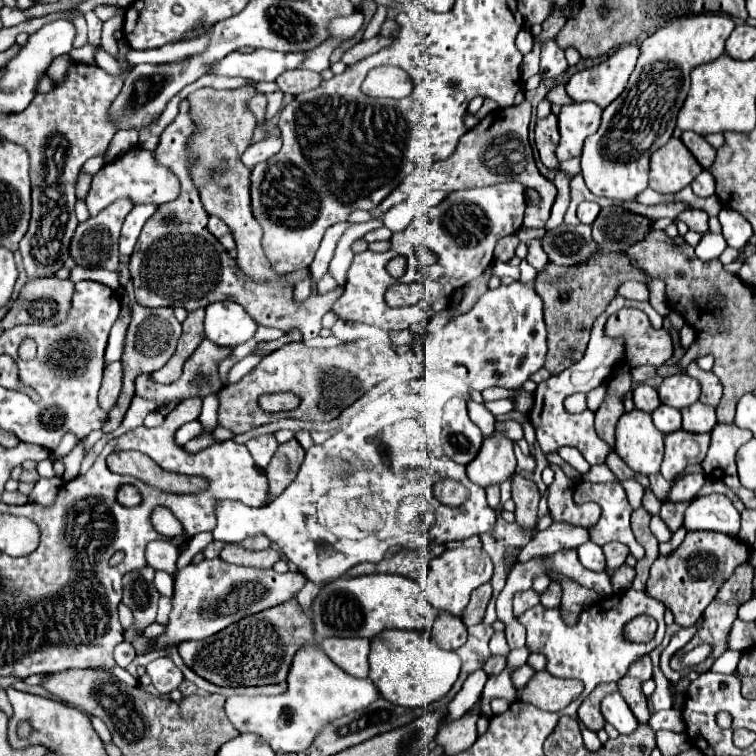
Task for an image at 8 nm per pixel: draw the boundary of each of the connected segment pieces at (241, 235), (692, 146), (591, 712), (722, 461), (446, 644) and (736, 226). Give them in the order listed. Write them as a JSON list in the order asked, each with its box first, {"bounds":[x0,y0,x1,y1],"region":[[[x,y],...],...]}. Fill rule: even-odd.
[{"bounds":[186,85,310,287],"region":[[[248,85],[234,91],[202,87],[188,95],[190,119],[196,127],[190,137],[190,145],[186,145],[190,149],[190,155],[194,157],[194,161],[190,163],[190,177],[198,187],[200,201],[206,213],[220,217],[230,227],[236,241],[236,263],[240,271],[246,273],[252,281],[286,279],[292,287],[296,287],[300,281],[306,279],[310,269],[306,267],[288,275],[276,275],[260,245],[262,227],[258,225],[250,209],[250,169],[242,165],[240,157],[244,149],[252,143],[252,133],[256,129],[256,117],[254,113],[250,113],[250,109],[246,109],[246,99],[254,97],[256,93],[258,91],[252,85]]]},{"bounds":[682,131,716,169],"region":[[[684,131],[682,133],[682,143],[690,149],[690,153],[696,157],[696,161],[708,169],[712,163],[714,163],[714,157],[716,157],[716,149],[698,133],[692,133],[692,131]]]},{"bounds":[578,683,618,731],"region":[[[606,683],[606,685],[598,685],[584,701],[582,701],[582,705],[580,705],[580,709],[578,709],[578,719],[590,729],[590,731],[600,731],[602,727],[604,727],[604,717],[602,717],[602,713],[600,713],[600,701],[606,697],[606,695],[610,695],[610,693],[614,693],[618,687],[616,687],[616,683]]]},{"bounds":[702,423,752,477],"region":[[[718,423],[716,429],[710,433],[712,443],[708,449],[706,459],[702,461],[704,473],[708,477],[726,477],[736,473],[736,451],[752,439],[748,429],[740,429],[738,425],[722,425]]]},{"bounds":[432,613,466,649],"region":[[[438,613],[432,629],[432,641],[442,649],[458,649],[466,643],[466,627],[458,615]]]},{"bounds":[718,209,754,247],"region":[[[722,209],[718,219],[722,225],[722,235],[730,247],[744,247],[754,235],[754,231],[750,229],[750,223],[732,209]]]}]

